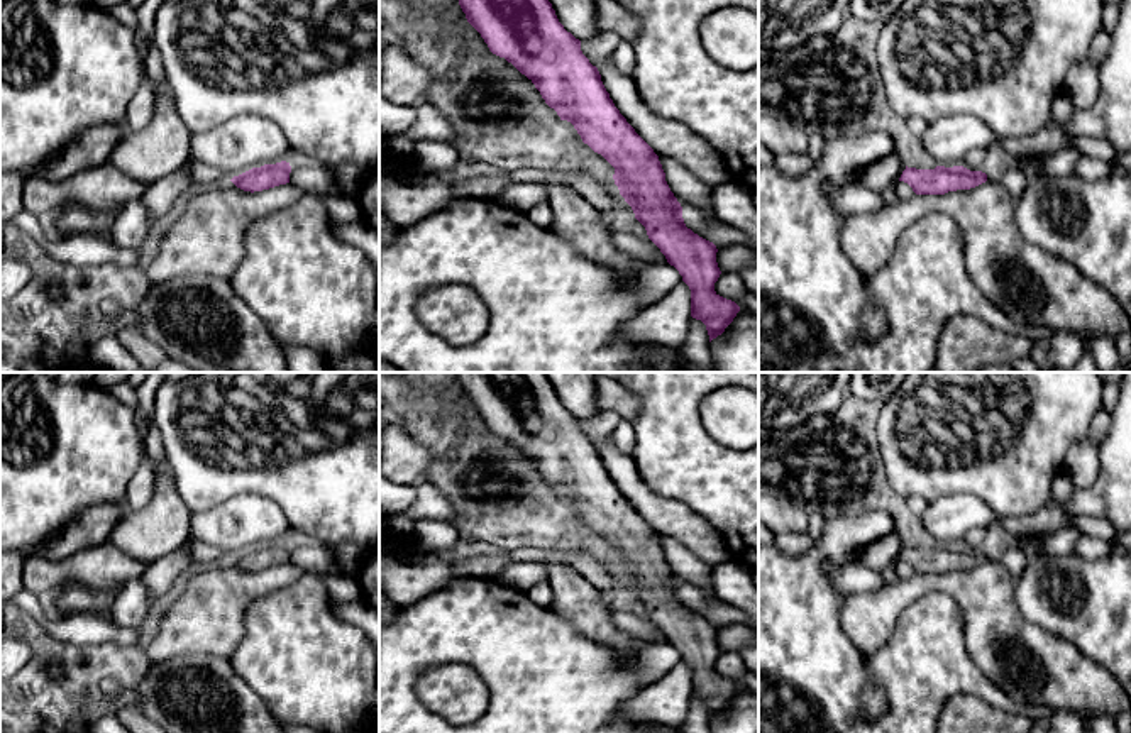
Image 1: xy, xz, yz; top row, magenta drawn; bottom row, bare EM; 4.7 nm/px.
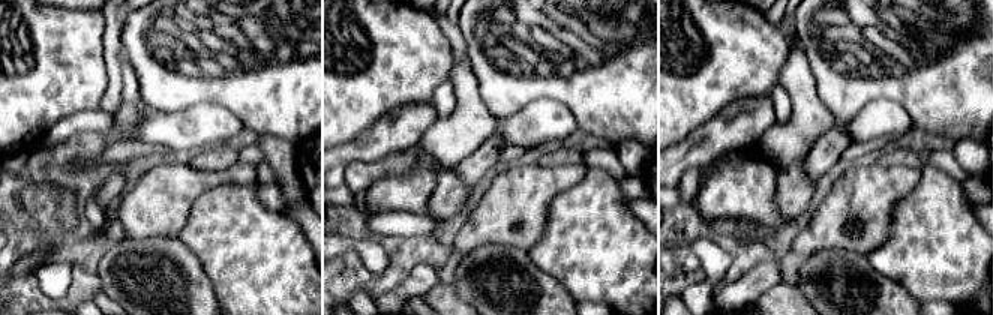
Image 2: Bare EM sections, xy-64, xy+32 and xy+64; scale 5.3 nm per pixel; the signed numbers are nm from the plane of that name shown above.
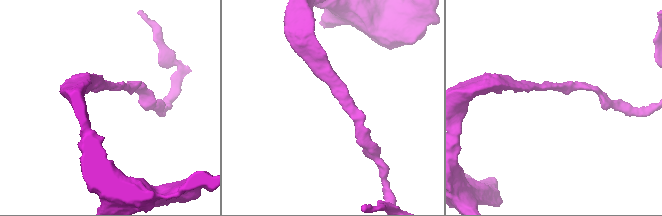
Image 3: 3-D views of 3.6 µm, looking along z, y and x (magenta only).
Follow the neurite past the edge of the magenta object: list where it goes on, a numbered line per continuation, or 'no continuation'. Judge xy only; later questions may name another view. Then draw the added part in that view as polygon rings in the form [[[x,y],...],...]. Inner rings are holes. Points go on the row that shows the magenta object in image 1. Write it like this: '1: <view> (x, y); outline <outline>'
no continuation

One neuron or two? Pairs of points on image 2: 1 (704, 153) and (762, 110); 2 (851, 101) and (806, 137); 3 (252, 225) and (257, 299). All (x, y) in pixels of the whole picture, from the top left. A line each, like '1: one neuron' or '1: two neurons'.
1: one neuron
2: two neurons
3: one neuron

